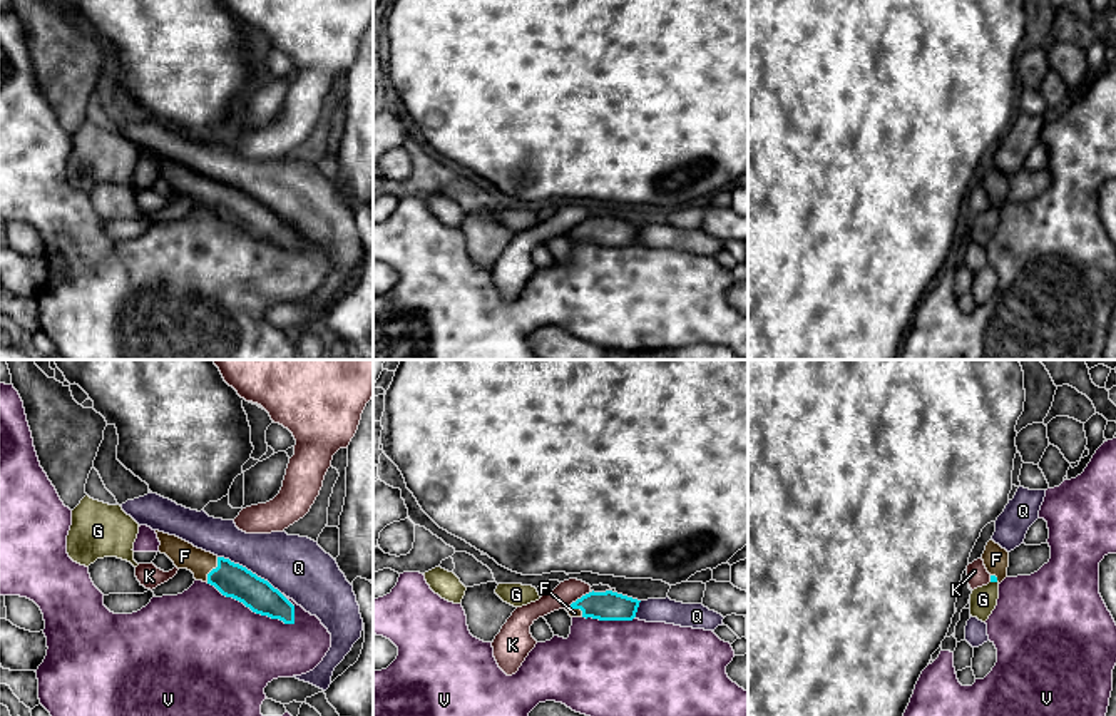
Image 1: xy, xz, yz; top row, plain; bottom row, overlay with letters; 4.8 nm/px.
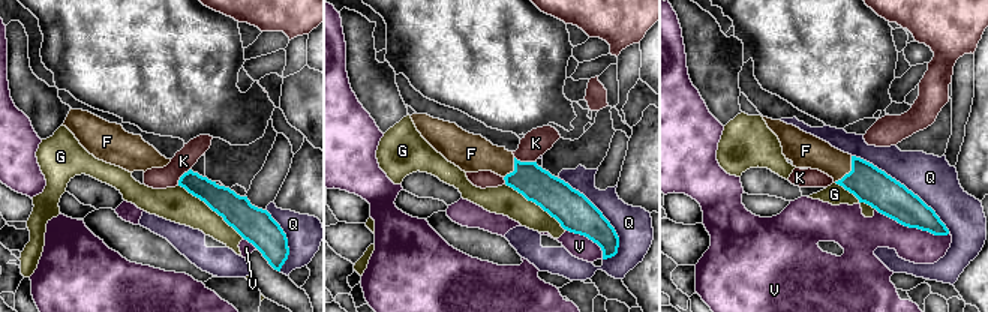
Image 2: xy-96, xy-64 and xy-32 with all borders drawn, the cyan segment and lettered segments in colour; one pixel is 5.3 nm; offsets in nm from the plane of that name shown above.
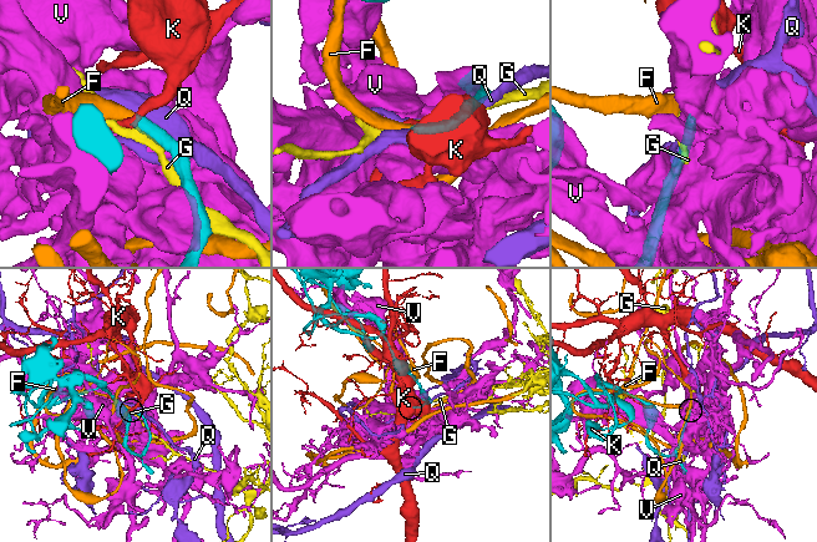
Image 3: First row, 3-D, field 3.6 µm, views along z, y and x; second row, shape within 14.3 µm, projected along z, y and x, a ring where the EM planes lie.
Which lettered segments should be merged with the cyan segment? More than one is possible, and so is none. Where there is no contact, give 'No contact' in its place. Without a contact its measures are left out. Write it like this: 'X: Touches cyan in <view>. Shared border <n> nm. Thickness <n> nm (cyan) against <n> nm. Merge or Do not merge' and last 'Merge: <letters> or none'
F: Touches cyan in xy. Shared border 130 nm. Thickness 160 nm (cyan) against 130 nm. Merge
G: Touches cyan in yz. Shared border 30 nm. Thickness 30 nm (cyan) against 130 nm. Do not merge
K: Touches cyan in xz. Shared border 150 nm. Thickness 140 nm (cyan) against 110 nm. Do not merge
Q: Touches cyan in xy. Shared border 360 nm. Thickness 160 nm (cyan) against 300 nm. Do not merge
V: Touches cyan in xy. Shared border 480 nm. Thickness 160 nm (cyan) against 500 nm. Do not merge
Merge: F

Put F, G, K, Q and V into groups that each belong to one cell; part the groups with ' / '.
F / G / K / Q / V

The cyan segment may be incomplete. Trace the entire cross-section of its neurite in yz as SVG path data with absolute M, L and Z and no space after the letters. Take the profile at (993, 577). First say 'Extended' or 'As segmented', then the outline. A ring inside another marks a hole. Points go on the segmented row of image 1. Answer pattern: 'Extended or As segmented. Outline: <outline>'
Extended. Outline: M989 540L982 554L984 565L991 574L991 582L1002 582L1007 577L1009 552L994 540Z

